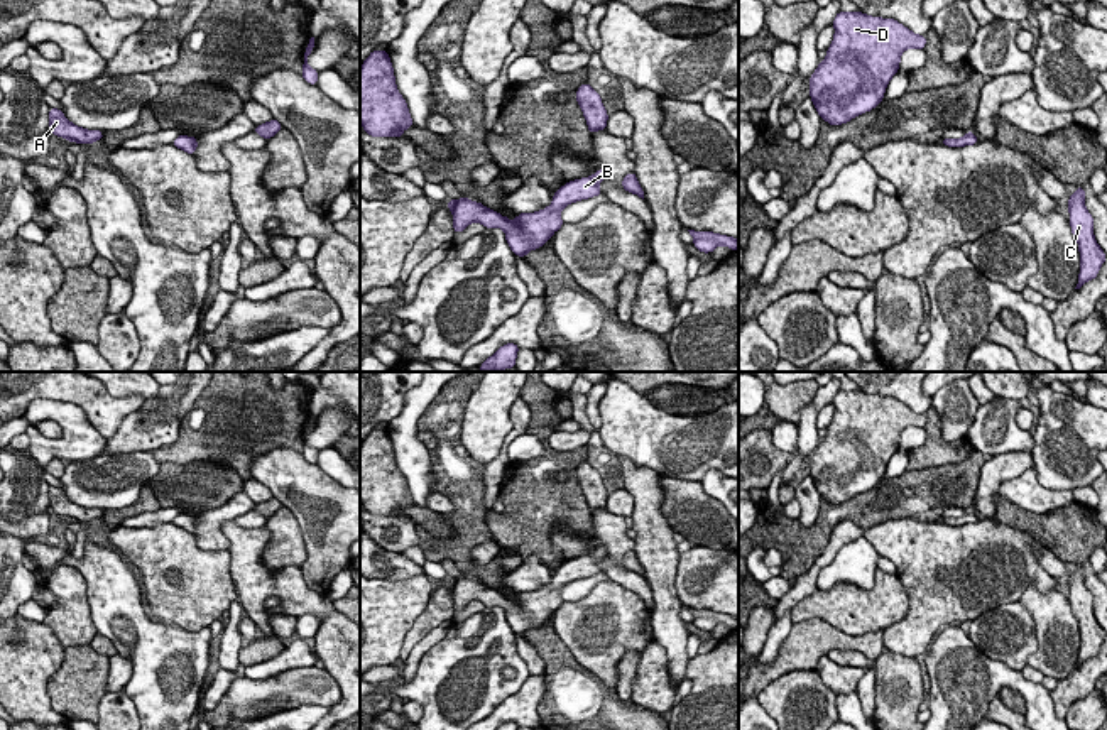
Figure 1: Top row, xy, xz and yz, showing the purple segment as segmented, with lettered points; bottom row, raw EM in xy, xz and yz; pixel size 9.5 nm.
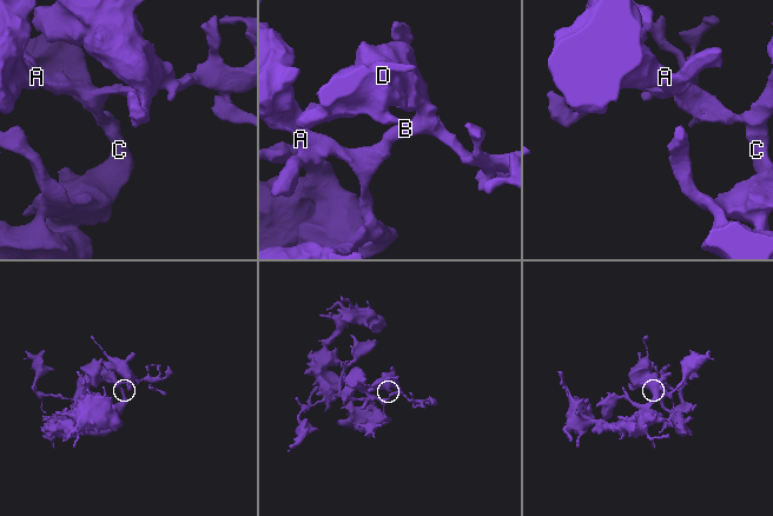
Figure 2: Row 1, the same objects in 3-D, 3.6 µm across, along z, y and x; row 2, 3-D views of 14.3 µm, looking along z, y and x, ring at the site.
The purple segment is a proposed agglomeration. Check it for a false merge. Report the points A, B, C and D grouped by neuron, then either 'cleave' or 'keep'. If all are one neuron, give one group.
groups A B C D; keep

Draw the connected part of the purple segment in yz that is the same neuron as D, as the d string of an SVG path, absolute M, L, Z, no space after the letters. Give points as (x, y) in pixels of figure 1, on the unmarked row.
M838 390L833 406L826 436L810 455L810 477L821 498L838 505L884 478L901 433L909 426L924 428L926 416L894 397L862 390Z

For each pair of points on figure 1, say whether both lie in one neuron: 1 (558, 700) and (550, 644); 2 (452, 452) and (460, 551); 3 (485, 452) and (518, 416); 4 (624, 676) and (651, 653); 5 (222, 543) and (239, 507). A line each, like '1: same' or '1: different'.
1: same
2: same
3: different
4: different
5: same

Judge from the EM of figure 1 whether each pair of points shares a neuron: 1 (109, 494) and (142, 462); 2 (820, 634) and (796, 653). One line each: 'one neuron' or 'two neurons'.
1: one neuron
2: one neuron

